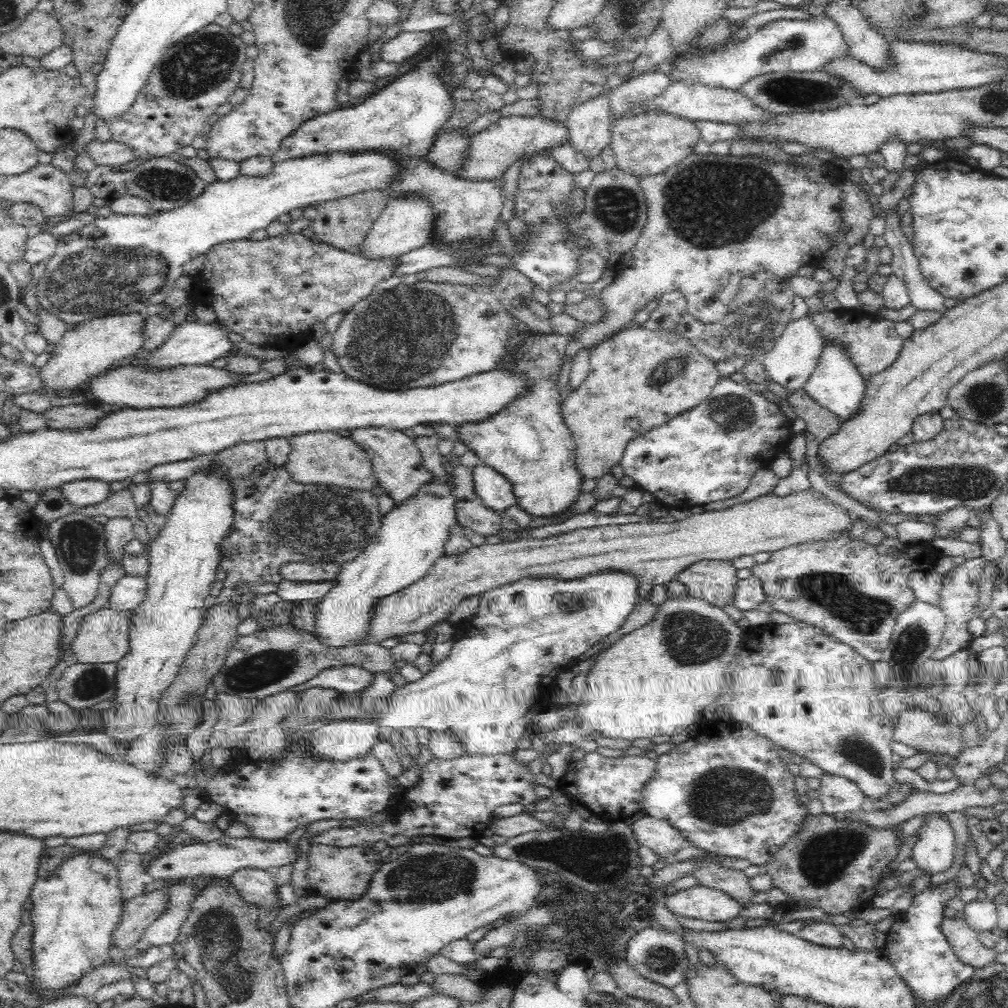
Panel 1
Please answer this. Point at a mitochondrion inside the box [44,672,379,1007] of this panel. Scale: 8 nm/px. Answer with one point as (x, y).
(215, 923)

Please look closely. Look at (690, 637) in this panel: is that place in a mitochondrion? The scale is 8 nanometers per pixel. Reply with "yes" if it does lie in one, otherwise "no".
yes

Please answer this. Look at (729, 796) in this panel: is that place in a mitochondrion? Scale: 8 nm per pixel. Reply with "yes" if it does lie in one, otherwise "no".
yes

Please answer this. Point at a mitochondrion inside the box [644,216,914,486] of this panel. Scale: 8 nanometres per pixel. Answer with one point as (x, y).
(754, 321)

